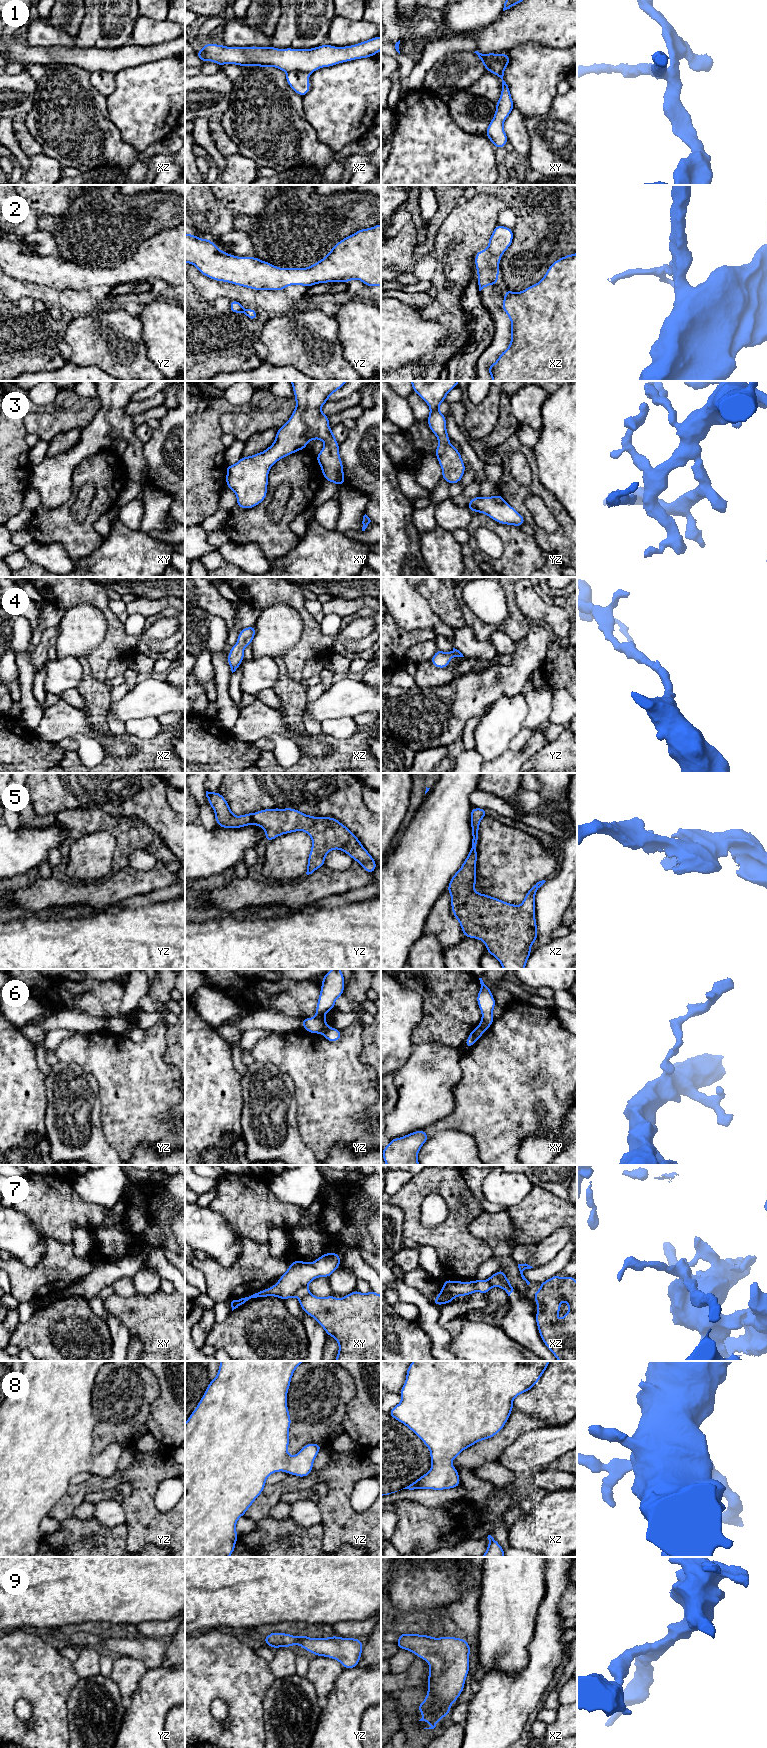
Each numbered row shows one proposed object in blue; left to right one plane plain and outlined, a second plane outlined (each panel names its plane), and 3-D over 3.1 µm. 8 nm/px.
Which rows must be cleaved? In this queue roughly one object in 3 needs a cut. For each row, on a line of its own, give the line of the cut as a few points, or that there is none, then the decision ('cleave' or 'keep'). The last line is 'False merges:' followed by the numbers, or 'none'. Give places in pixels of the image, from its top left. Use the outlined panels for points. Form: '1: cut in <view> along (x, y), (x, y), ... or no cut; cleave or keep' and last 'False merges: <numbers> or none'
1: cut in xz along (287, 72), (305, 71), (308, 74); cleave
2: no cut; keep
3: no cut; keep
4: no cut; keep
5: no cut; keep
6: cut in xy along (477, 1027), (484, 1031); cleave
7: cut in xz along (495, 1273), (504, 1284), (512, 1288); cleave
8: no cut; keep
9: no cut; keep
False merges: 1, 6, 7

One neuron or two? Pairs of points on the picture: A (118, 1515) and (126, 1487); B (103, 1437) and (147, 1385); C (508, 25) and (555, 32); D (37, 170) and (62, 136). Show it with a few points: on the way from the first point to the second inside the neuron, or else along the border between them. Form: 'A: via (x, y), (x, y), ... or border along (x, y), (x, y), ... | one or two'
A: border along (122, 1502), (103, 1499), (97, 1503) | two
B: via (113, 1424), (121, 1416), (121, 1411), (134, 1398) | one
C: via (520, 24), (543, 24) | one
D: border along (44, 153), (54, 158), (62, 166) | two

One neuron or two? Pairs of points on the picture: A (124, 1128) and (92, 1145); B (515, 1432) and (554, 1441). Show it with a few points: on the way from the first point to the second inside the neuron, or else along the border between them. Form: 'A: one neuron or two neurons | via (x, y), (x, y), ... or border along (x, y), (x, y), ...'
A: two neurons | border along (100, 1115), (104, 1139), (118, 1154)
B: two neurons | border along (545, 1427), (537, 1427), (525, 1431), (505, 1449)

